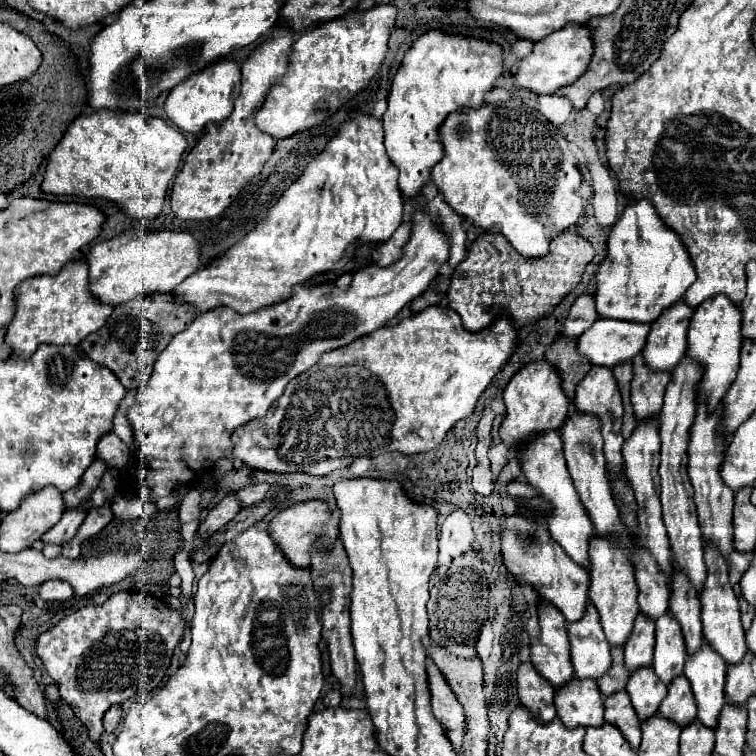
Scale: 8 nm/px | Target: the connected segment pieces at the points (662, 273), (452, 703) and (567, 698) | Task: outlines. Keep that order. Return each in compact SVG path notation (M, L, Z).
M647 200L631 202L609 232L607 258L595 274L595 310L601 318L651 324L679 300L695 282L695 268L673 230L667 230Z
M429 660L427 664L427 676L429 676L429 688L431 688L431 704L435 718L445 726L453 730L467 732L467 718L463 712L463 706L459 706L459 700L455 698L453 690L445 682L441 670Z
M573 678L571 682L567 682L563 688L559 688L555 692L555 708L557 708L559 720L571 730L579 728L579 726L583 726L583 728L603 726L603 696L597 688L597 682Z

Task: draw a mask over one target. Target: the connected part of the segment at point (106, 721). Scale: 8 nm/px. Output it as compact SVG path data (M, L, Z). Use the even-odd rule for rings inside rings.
M111 706L107 712L105 712L105 718L103 718L103 726L105 726L105 732L115 732L117 726L119 726L119 720L121 720L121 706Z

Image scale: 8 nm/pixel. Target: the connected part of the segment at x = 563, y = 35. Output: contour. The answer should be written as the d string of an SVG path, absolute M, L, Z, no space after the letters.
M575 22L567 24L555 34L549 34L547 38L535 42L533 52L519 60L515 84L535 94L553 94L559 88L573 84L577 78L581 78L581 74L585 74L587 64L593 58L593 48L593 34L587 26L579 26Z

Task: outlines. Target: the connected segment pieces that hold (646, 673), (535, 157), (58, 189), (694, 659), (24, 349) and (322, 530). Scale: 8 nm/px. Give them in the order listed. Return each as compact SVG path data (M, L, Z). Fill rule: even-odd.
M651 668L637 670L627 682L627 694L631 696L633 708L641 722L657 714L659 704L667 696L667 686L655 676Z
M485 104L481 108L471 108L471 110L457 110L451 112L441 128L439 128L439 136L441 136L441 144L443 144L443 158L433 166L431 170L431 182L437 186L437 190L445 196L445 202L459 214L469 218L471 222L475 222L475 226L487 230L487 232L499 232L503 234L511 246L515 246L515 250L519 254L523 254L525 258L537 258L537 256L545 256L549 250L549 242L561 234L563 230L567 230L569 226L575 226L579 222L579 216L585 212L583 210L583 196L581 196L581 172L577 170L577 164L567 148L567 140L561 136L561 132L535 108L523 106L523 108L505 108L505 106L493 106L493 104Z
M97 110L85 116L77 116L67 126L67 132L47 158L49 162L45 168L41 190L67 196L107 198L117 202L117 206L121 206L129 216L151 220L161 212L167 186L179 168L185 148L187 140L183 138L183 134L161 118L145 118L141 112L127 110Z
M703 642L699 654L689 656L685 662L685 676L691 682L697 700L697 720L707 728L717 726L717 718L725 704L725 670L727 664L719 658L707 642Z
M73 260L65 266L65 270L57 276L35 276L25 280L19 290L15 292L15 302L17 302L17 310L15 316L7 328L5 334L5 342L13 348L15 356L23 356L29 358L39 344L79 344L83 338L87 338L89 334L93 334L95 330L99 330L107 318L113 312L113 306L103 306L103 302L99 302L91 290L89 290L89 270L87 270L87 262L85 260Z
M311 500L311 502L303 502L303 504L295 504L287 510L281 510L279 514L275 514L273 520L267 522L267 532L273 538L273 542L281 548L281 552L285 554L285 558L295 566L295 568L309 568L309 546L315 540L315 536L321 538L323 546L331 546L333 540L339 534L337 528L337 520L333 520L329 516L329 508L325 502L319 500Z

